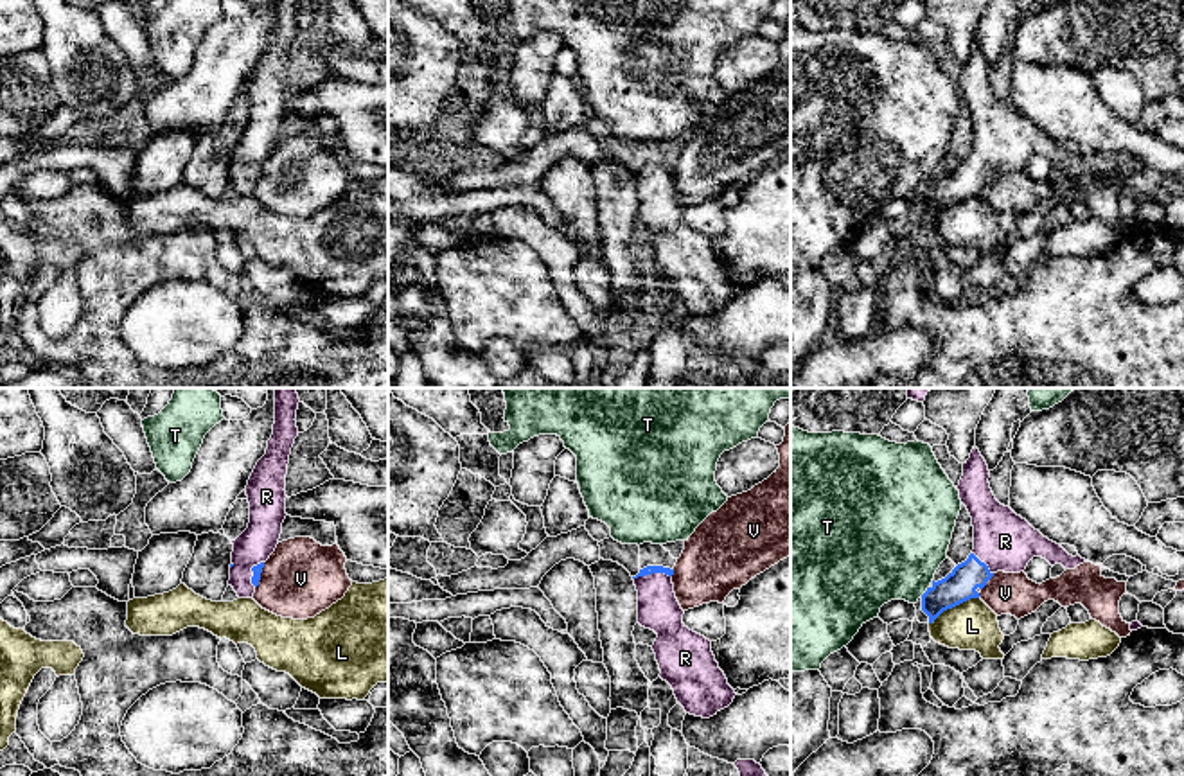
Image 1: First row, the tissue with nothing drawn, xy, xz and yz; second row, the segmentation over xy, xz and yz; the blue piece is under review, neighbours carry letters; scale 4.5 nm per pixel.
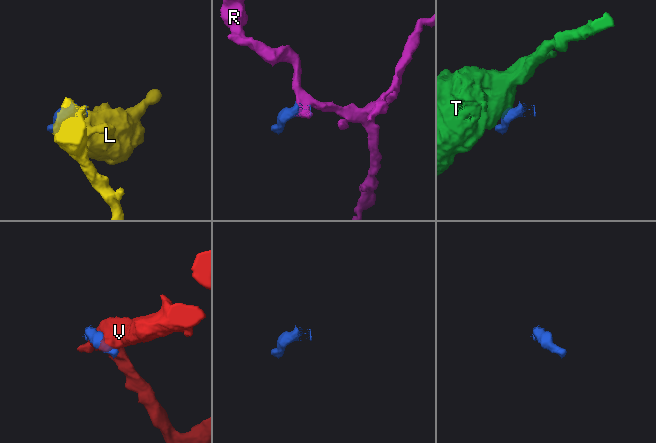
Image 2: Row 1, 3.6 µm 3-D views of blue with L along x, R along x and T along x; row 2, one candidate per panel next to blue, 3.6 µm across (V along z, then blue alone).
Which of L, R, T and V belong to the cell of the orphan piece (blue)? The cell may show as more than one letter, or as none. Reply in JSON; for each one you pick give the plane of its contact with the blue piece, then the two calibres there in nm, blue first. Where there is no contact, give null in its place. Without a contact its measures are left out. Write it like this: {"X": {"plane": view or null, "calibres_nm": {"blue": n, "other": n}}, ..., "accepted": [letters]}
{"R": {"plane": "xz", "calibres_nm": {"blue": 50, "other": 190}}, "accepted": ["R"]}

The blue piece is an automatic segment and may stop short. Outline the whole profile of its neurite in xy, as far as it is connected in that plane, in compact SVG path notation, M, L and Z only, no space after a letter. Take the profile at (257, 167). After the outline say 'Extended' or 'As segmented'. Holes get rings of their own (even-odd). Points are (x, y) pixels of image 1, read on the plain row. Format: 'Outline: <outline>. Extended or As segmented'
Outline: M275 0L273 32L266 52L257 59L248 83L248 126L232 138L232 165L228 183L239 196L253 196L264 160L275 149L286 117L286 72L291 45L298 34L298 0Z. Extended

